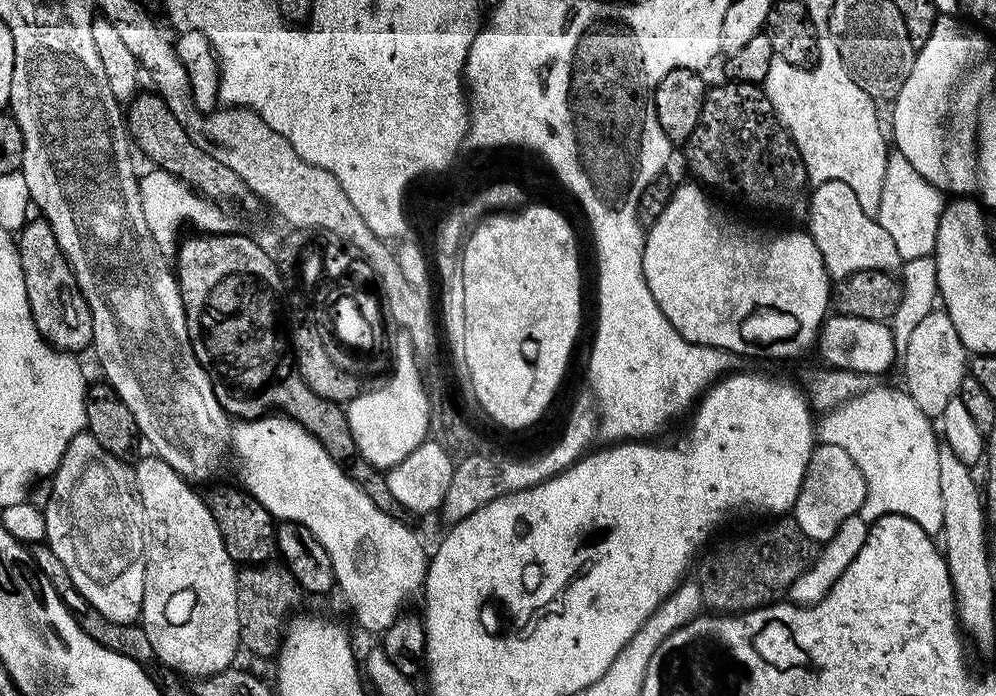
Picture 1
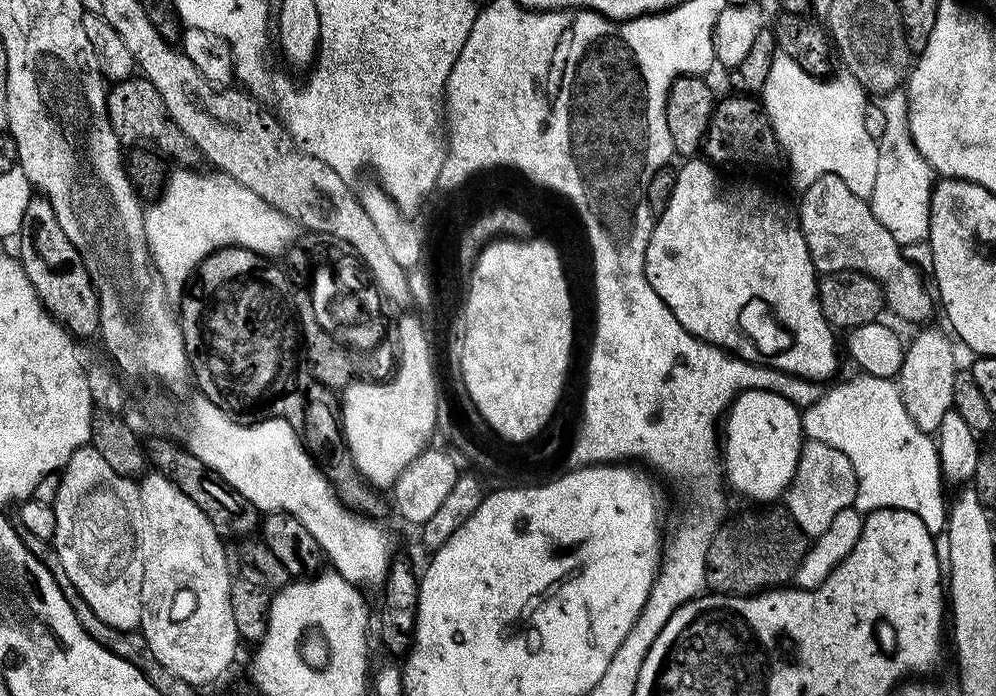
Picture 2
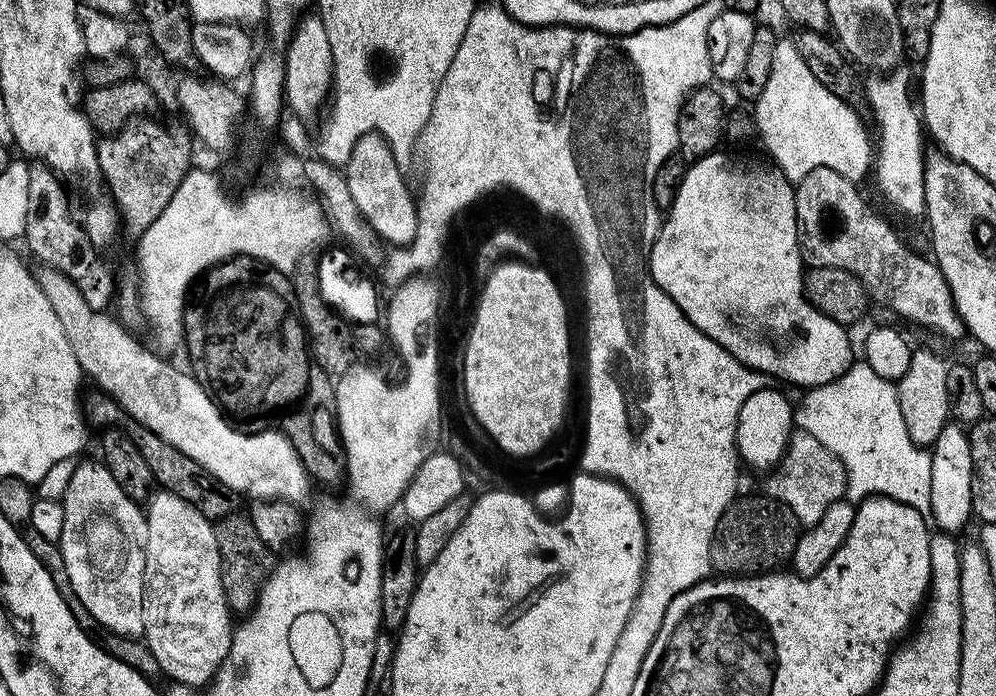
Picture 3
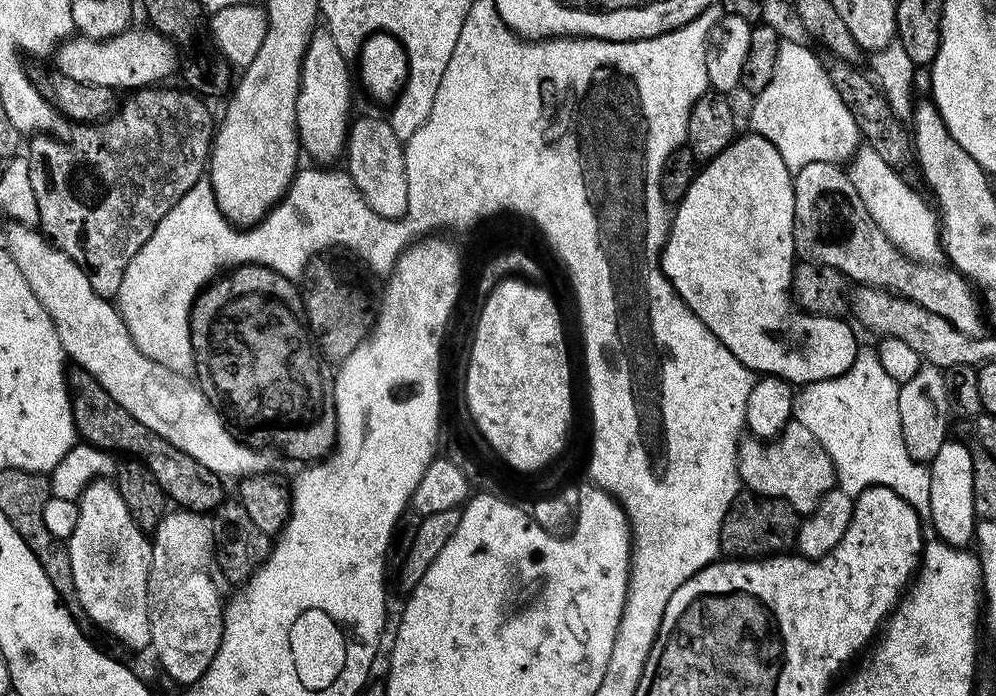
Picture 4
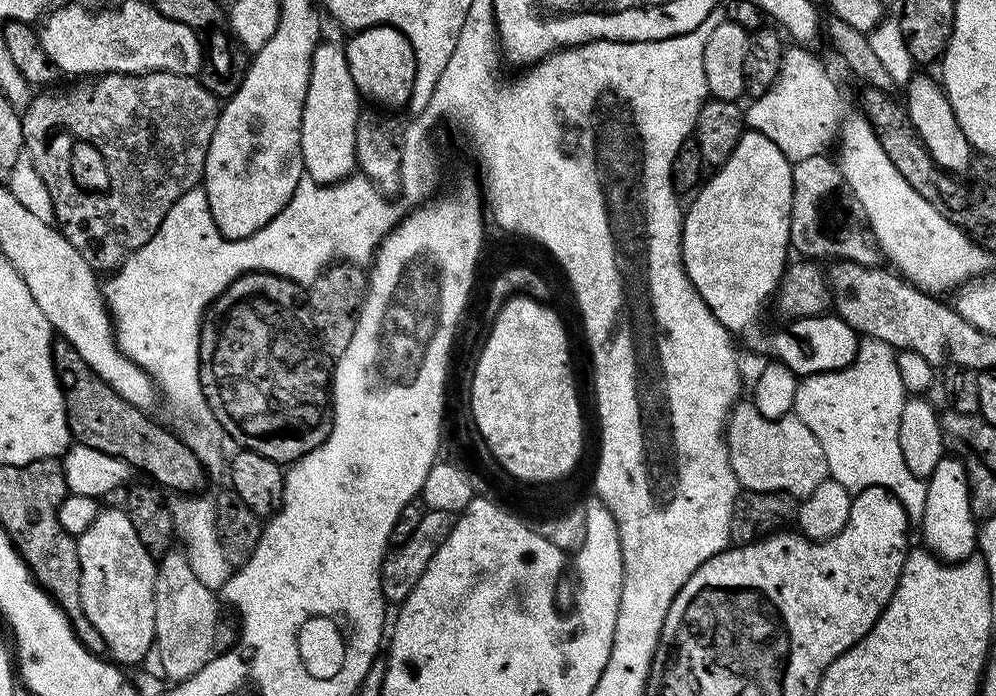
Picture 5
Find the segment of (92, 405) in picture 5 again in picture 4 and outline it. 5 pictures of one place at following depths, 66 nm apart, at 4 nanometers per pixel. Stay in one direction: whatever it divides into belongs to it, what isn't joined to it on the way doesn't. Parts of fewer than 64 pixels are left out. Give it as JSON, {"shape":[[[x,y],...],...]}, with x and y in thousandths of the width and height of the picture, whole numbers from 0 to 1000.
{"shape":[[[73,527],[66,540],[68,549],[68,570],[72,579],[72,599],[76,614],[77,628],[83,636],[95,644],[103,645],[109,652],[124,649],[130,657],[141,661],[159,687],[159,698],[163,698],[166,714],[173,718],[174,726],[182,731],[202,739],[216,737],[217,728],[225,723],[227,708],[223,697],[223,687],[215,675],[203,670],[191,652],[179,647],[179,641],[171,641],[163,624],[155,624],[155,618],[143,612],[135,595],[122,589],[106,560],[85,529]]]}

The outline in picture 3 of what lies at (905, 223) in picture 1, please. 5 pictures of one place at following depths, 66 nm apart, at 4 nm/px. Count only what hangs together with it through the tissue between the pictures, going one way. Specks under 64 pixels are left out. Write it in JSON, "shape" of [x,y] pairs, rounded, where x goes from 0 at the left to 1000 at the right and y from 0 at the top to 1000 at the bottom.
{"shape":[[[909,96],[897,99],[893,105],[874,105],[869,109],[865,126],[868,134],[868,148],[874,155],[884,187],[883,198],[880,198],[880,223],[878,227],[878,253],[887,282],[906,307],[925,312],[929,306],[928,282],[928,182],[925,162],[923,161],[918,138],[914,135],[914,106]]]}

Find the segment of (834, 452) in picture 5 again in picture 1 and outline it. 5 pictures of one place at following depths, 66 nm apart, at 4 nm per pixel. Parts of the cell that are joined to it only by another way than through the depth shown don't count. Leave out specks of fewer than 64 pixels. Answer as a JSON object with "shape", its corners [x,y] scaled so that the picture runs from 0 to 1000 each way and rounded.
{"shape":[[[868,556],[834,592],[826,593],[821,603],[821,632],[849,647],[865,675],[865,687],[869,687],[869,716],[863,728],[866,747],[874,750],[890,739],[906,739],[926,756],[928,667],[942,667],[942,621],[934,599],[918,583],[918,572],[900,557]]]}

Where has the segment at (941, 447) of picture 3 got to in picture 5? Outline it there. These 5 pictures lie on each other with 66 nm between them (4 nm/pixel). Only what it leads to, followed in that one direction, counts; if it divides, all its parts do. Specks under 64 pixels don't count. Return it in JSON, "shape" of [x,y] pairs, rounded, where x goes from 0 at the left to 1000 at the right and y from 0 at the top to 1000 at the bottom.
{"shape":[[[957,655],[944,659],[938,681],[931,688],[930,728],[924,763],[932,790],[949,809],[964,809],[979,795],[982,784],[982,753],[976,737],[975,713],[969,670]]]}

